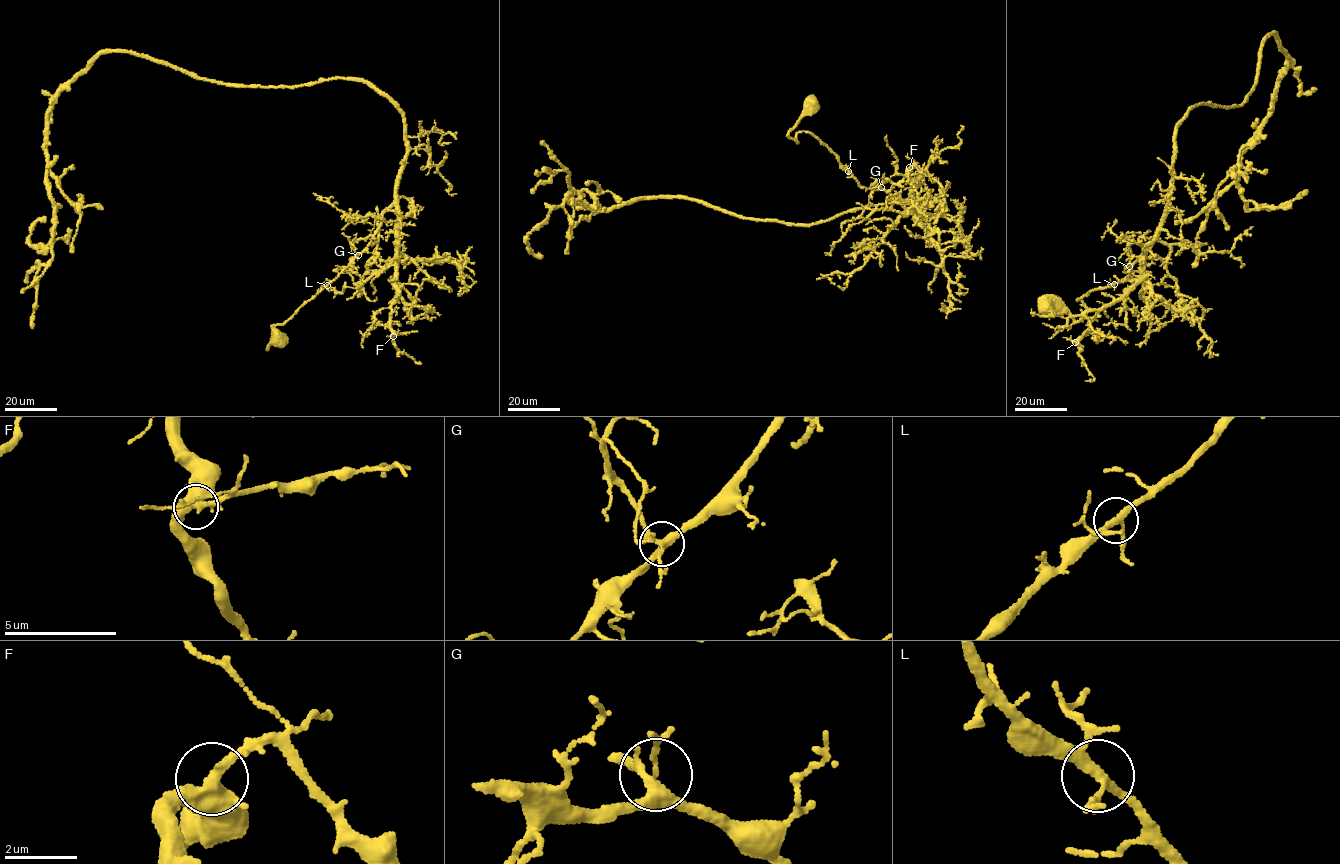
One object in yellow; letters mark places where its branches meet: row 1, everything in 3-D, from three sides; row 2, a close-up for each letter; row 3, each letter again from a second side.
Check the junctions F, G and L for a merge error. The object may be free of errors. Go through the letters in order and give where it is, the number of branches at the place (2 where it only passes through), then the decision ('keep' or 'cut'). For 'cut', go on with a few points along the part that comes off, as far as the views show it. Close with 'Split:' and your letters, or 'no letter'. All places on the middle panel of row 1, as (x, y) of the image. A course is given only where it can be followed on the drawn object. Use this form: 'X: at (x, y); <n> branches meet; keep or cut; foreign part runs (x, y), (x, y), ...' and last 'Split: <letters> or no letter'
F: at (909, 167); 4 branches meet; keep
G: at (881, 187); 4 branches meet; keep
L: at (848, 171); 4 branches meet; keep
Split: no letter

